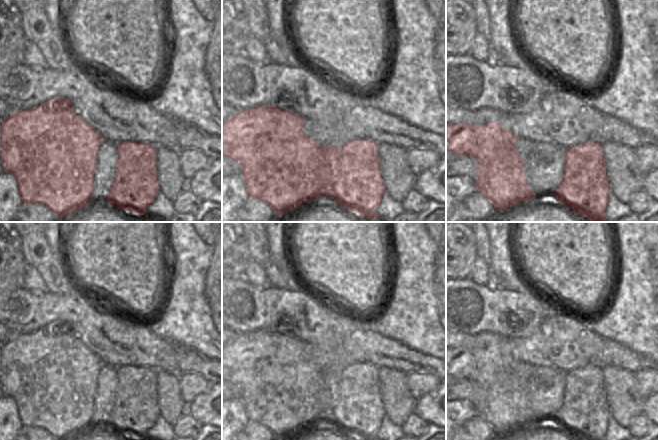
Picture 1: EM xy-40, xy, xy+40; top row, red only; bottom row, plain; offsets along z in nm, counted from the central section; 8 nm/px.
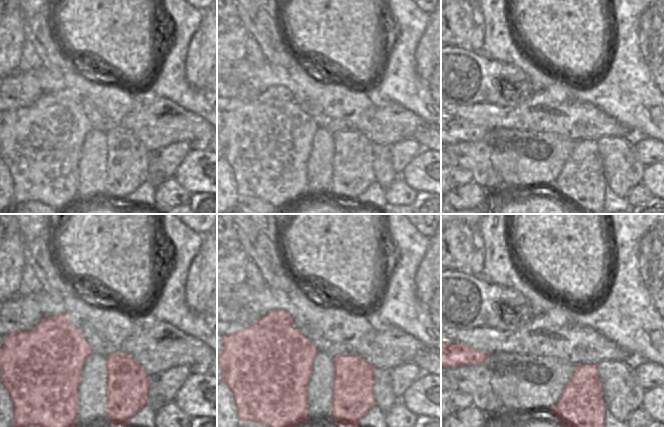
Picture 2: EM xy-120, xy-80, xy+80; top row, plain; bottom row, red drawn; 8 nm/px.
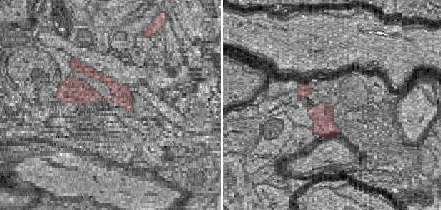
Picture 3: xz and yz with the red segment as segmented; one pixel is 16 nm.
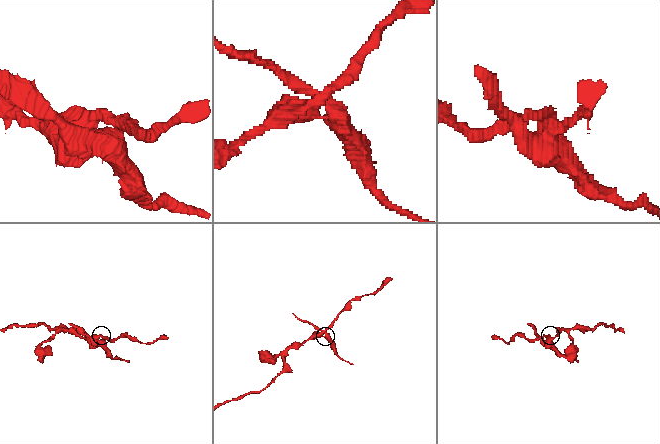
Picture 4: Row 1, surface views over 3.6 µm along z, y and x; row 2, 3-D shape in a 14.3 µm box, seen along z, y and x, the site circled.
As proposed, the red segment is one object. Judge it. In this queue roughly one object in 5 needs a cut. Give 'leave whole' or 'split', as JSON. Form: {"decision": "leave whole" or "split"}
{"decision": "split"}

